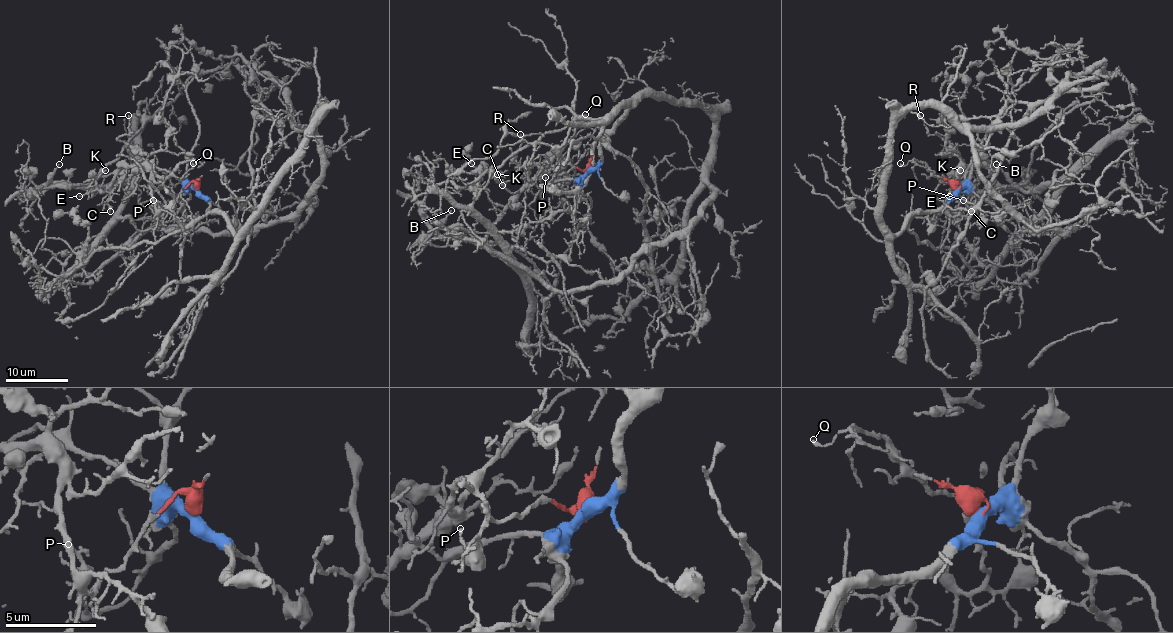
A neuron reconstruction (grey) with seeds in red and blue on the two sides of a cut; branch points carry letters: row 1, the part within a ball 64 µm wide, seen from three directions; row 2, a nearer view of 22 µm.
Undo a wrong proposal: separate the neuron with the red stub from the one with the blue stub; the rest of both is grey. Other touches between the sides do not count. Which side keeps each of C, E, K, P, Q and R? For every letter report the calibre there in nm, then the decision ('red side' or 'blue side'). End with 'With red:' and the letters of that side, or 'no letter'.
C: calibre 280 nm; red side
E: calibre 140 nm; red side
K: calibre 130 nm; red side
P: calibre 150 nm; red side
Q: calibre 170 nm; red side
R: calibre 120 nm; red side
With red: C, E, K, P, Q, R

